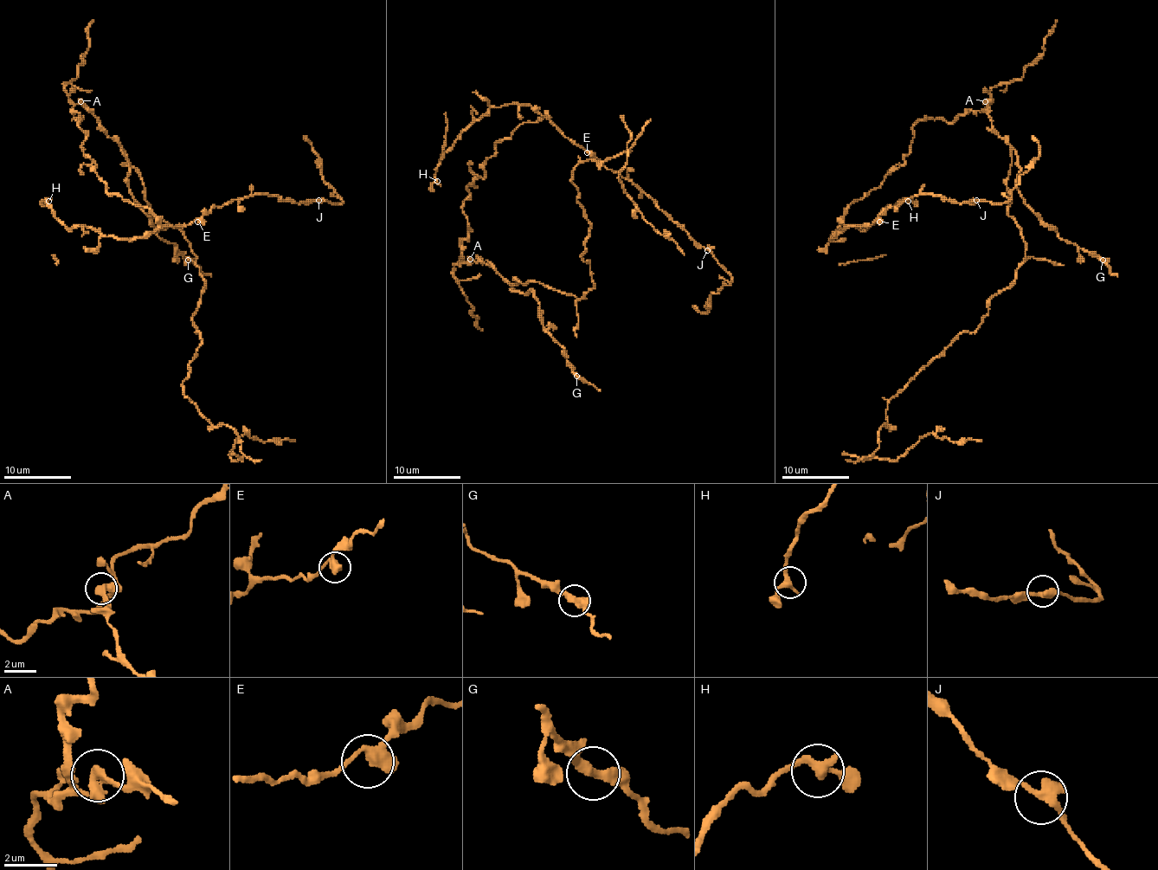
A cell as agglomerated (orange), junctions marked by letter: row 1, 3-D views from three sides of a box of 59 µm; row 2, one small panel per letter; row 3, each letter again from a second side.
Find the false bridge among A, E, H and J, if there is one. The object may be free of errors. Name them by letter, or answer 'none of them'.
A

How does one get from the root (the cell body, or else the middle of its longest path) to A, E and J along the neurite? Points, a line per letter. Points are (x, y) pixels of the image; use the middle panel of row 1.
A: (496, 272), (483, 261), (469, 258)
E: (496, 272), (462, 260), (469, 229), (462, 204), (496, 144), (521, 124), (548, 117), (587, 152)
J: (496, 272), (462, 260), (467, 188), (484, 176), (499, 141), (543, 117), (637, 184), (707, 250)

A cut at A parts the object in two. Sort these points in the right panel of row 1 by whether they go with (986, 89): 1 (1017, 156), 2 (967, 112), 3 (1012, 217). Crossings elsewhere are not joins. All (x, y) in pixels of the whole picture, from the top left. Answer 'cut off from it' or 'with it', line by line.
1: cut off from it
2: with it
3: cut off from it

